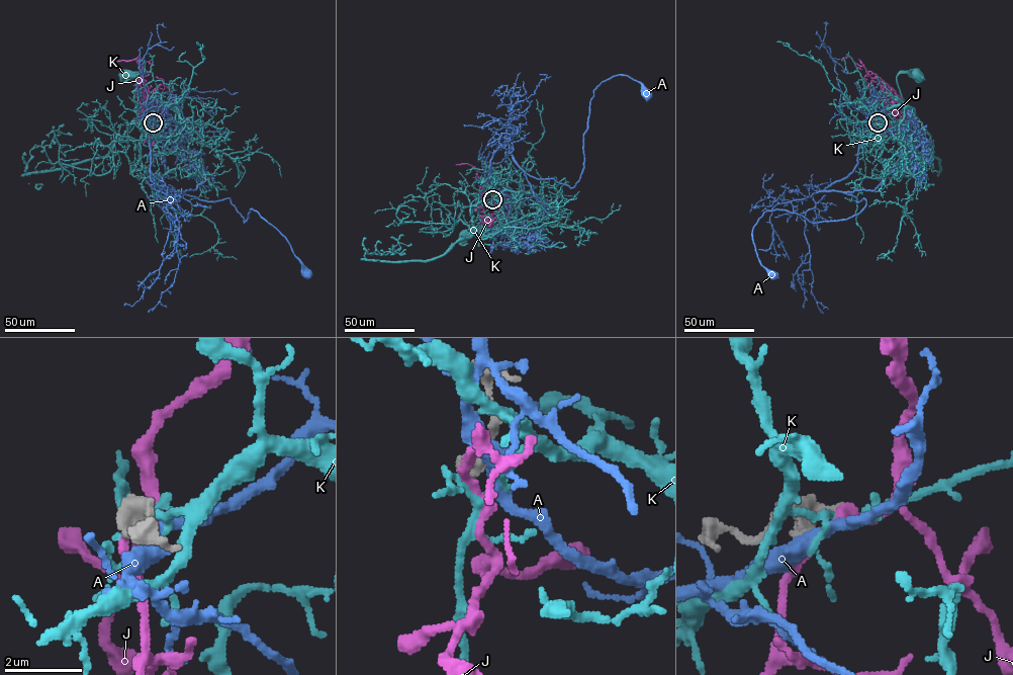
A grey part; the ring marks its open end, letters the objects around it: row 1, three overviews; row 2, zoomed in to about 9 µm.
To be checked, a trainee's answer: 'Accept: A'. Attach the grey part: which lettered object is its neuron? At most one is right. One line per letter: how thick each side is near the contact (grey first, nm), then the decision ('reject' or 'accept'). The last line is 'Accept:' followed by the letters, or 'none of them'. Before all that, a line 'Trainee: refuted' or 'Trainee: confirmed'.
Trainee: refuted
A: 400 nm thick on the grey side, 420 nm on the other; reject
J: 240 nm thick on the grey side, 240 nm on the other; accept
K: 240 nm thick on the grey side, 170 nm on the other; reject
Accept: J

